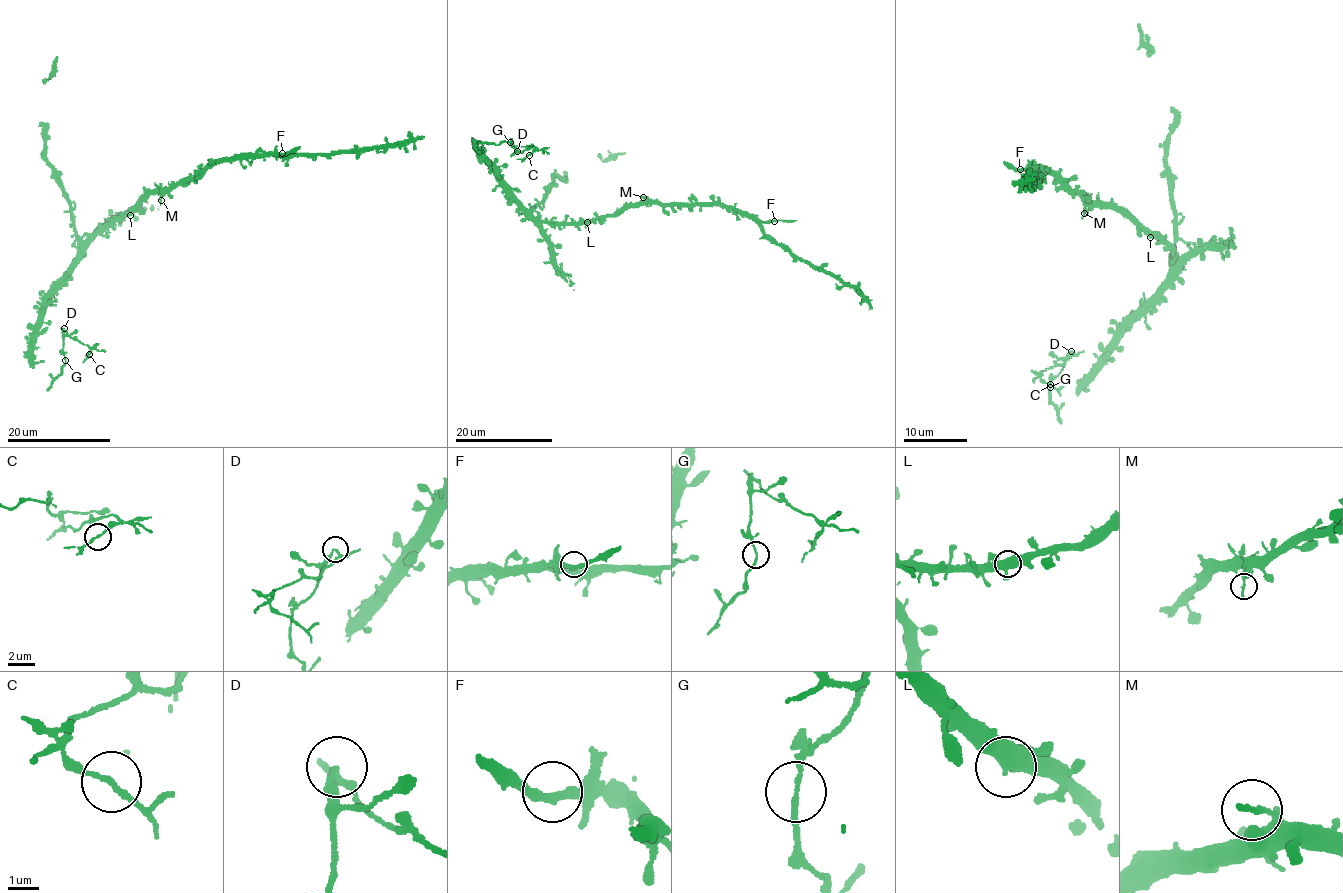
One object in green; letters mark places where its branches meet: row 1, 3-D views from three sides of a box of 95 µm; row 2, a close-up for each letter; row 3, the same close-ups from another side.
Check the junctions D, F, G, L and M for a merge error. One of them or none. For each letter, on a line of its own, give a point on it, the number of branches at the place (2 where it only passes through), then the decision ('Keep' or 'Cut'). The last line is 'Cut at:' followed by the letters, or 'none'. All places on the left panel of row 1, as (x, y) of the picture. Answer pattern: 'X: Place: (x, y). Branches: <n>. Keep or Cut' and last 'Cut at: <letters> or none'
D: Place: (64, 328). Branches: 3. Cut
F: Place: (282, 153). Branches: 2. Keep
G: Place: (65, 360). Branches: 2. Keep
L: Place: (130, 215). Branches: 3. Keep
M: Place: (161, 200). Branches: 1. Keep
Cut at: D

